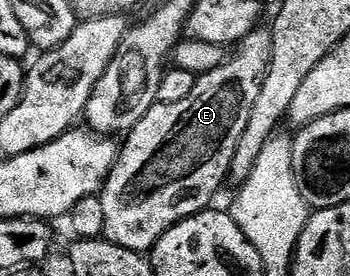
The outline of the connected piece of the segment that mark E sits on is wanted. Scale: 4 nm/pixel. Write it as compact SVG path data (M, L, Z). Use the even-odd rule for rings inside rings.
M259 27L255 31L251 31L251 35L244 37L232 50L231 56L222 65L215 67L215 71L203 73L198 76L197 82L195 83L195 91L191 91L191 95L187 95L187 99L183 99L180 103L171 103L170 105L155 104L147 111L147 115L143 115L143 119L139 119L139 123L135 123L135 127L130 129L124 138L124 141L126 140L125 145L123 141L117 154L117 162L112 171L109 172L109 178L105 181L105 185L99 194L103 203L104 240L115 243L119 247L127 247L127 251L148 254L152 250L153 244L172 225L176 225L177 222L188 217L194 217L196 213L202 212L214 204L213 196L220 191L221 184L226 184L229 176L229 168L231 167L231 159L235 155L235 147L239 147L239 139L243 139L243 131L247 128L247 119L251 119L251 107L255 107L255 98L258 97L259 91L263 87L263 79L267 75L267 67L271 63L272 54L272 28Z

